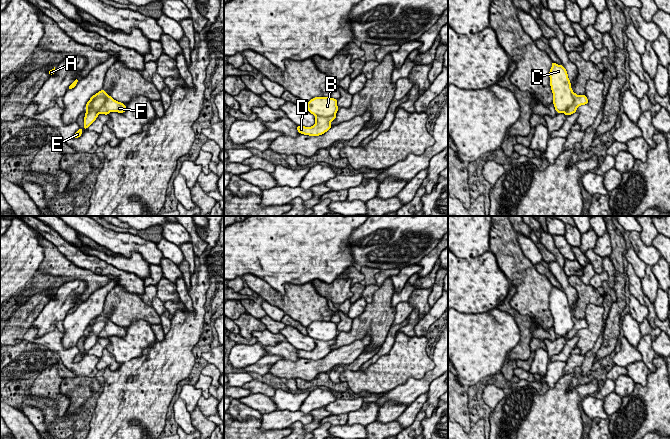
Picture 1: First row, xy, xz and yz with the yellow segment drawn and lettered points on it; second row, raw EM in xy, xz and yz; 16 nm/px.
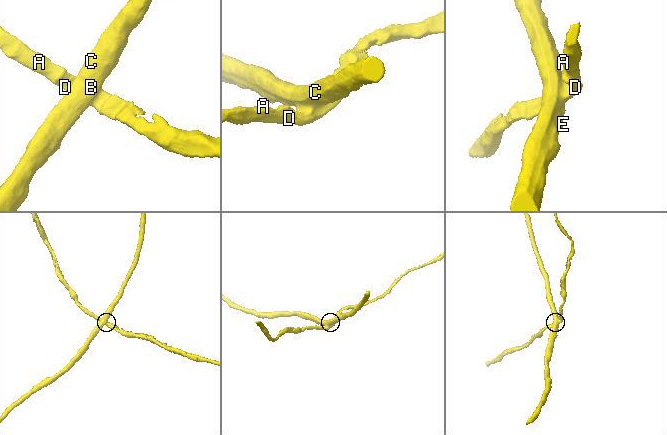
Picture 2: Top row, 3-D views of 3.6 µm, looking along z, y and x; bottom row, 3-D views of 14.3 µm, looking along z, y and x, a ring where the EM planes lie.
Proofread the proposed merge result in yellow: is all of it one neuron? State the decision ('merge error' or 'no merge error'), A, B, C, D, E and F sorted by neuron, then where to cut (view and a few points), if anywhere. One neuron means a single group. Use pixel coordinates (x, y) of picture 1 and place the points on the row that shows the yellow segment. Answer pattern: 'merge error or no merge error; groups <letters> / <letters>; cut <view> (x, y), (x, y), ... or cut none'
merge error; groups A D F / B C E; cut xy (106, 97), (95, 97), (91, 101), (91, 105), (86, 108)

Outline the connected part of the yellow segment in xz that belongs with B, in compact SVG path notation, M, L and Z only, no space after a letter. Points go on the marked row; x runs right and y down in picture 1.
M315 97L307 104L308 112L314 116L330 117L337 113L337 99L331 97Z

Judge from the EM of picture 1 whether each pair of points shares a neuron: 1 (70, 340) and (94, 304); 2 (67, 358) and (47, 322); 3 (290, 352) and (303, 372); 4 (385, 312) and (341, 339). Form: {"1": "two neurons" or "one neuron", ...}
{"1": "one neuron", "2": "two neurons", "3": "two neurons", "4": "one neuron"}

